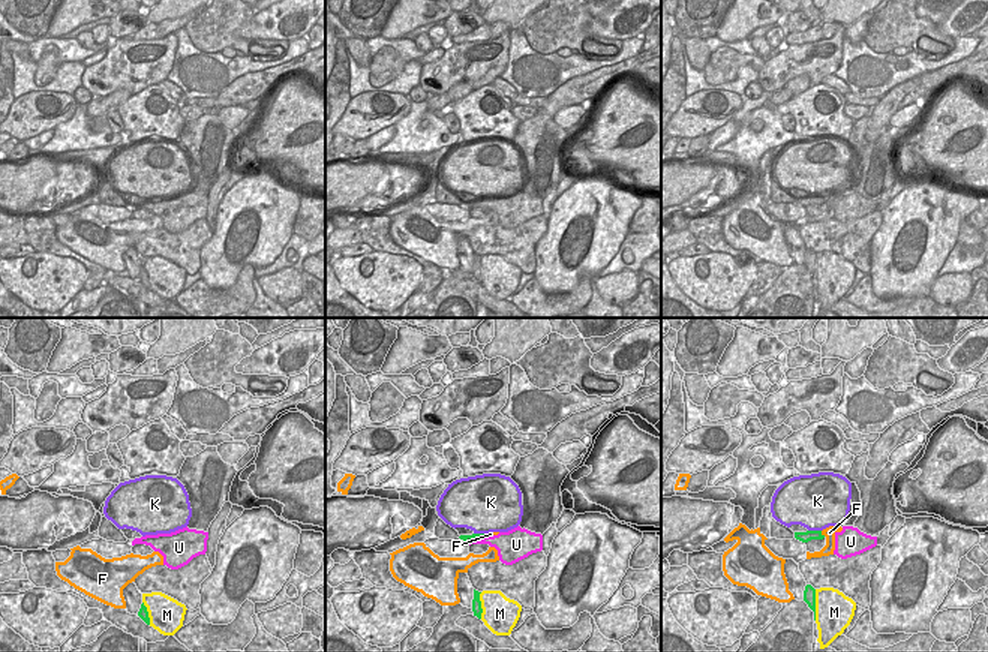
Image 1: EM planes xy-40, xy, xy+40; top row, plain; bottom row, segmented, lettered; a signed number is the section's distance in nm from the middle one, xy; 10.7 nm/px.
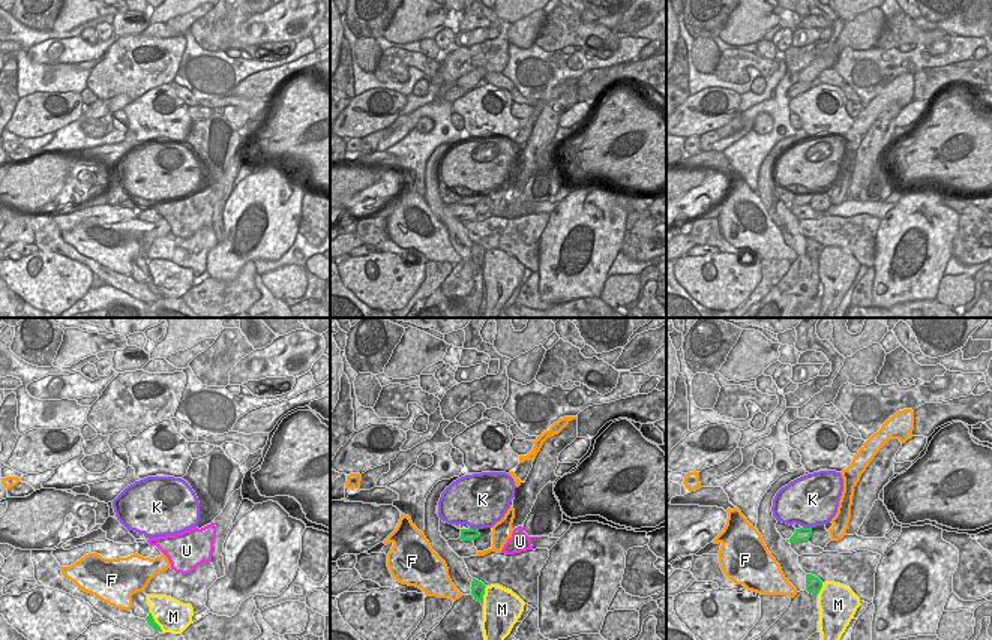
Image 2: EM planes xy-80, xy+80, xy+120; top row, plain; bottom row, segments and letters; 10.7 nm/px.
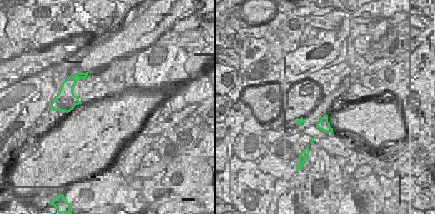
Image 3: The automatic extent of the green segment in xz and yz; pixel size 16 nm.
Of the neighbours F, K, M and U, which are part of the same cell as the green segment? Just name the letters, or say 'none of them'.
U

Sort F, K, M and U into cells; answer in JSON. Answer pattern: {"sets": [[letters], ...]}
{"sets": [["F"], ["K"], ["M"], ["U"]]}

